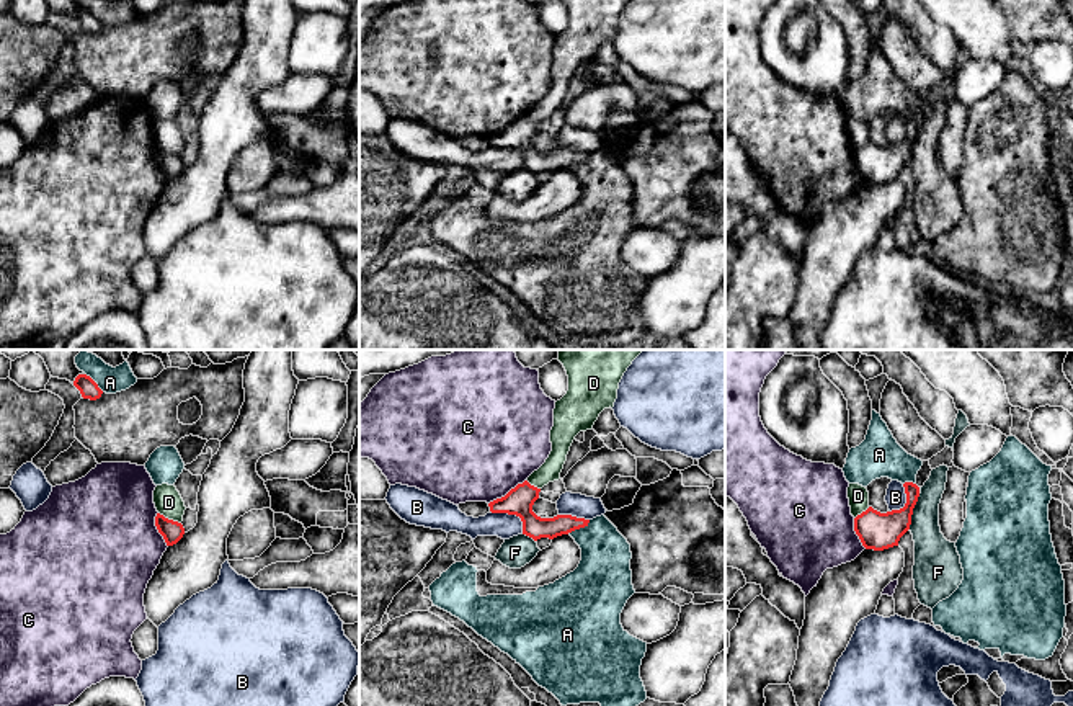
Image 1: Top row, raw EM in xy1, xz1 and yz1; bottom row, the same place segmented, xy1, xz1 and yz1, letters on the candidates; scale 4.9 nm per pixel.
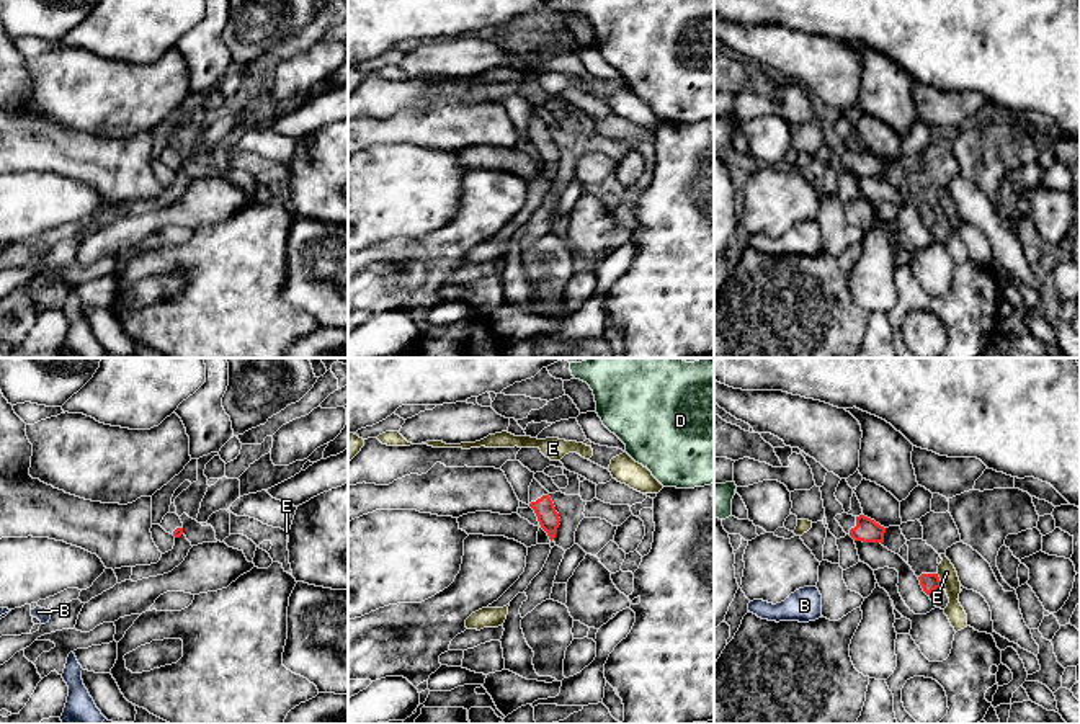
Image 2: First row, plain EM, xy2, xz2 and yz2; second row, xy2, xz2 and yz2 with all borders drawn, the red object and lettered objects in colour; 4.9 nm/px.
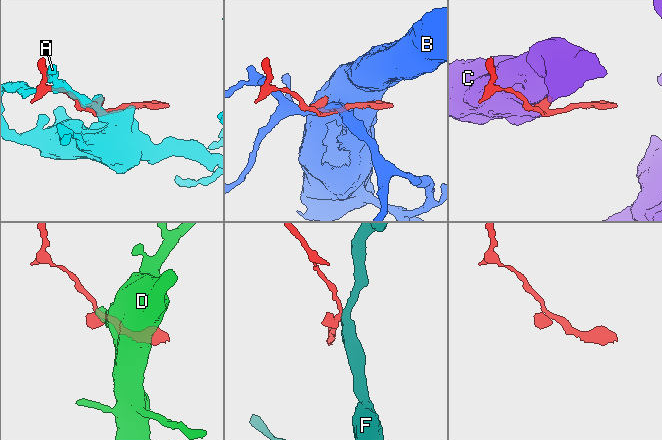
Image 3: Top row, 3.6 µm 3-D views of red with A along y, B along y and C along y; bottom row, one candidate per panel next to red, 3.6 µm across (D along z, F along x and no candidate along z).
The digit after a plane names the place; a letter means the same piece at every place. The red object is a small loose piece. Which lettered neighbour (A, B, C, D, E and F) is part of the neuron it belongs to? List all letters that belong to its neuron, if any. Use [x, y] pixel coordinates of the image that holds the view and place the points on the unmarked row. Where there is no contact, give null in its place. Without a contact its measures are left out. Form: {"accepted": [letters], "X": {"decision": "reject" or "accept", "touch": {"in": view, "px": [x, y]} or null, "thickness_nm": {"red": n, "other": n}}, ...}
{"accepted": [], "A": {"decision": "reject", "touch": {"in": "xz1", "px": [578, 162]}, "thickness_nm": {"red": 120, "other": 260}}, "B": {"decision": "reject", "touch": {"in": "xz1", "px": [513, 147]}, "thickness_nm": {"red": 140, "other": 120}}, "C": {"decision": "reject", "touch": {"in": "xz1", "px": [508, 126]}, "thickness_nm": {"red": 140, "other": 480}}, "D": {"decision": "reject", "touch": {"in": "xy1", "px": [170, 154]}, "thickness_nm": {"red": 110, "other": 140}}, "E": {"decision": "reject", "touch": {"in": "yz2", "px": [938, 213]}, "thickness_nm": {"red": 90, "other": 90}}, "F": {"decision": "reject", "touch": {"in": "yz1", "px": [912, 146]}, "thickness_nm": {"red": 180, "other": 200}}}

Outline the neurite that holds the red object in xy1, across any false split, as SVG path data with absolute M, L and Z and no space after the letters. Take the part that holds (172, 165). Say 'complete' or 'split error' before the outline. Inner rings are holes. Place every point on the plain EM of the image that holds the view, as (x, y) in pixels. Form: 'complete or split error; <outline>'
complete; M157 147L155 150L155 160L158 167L163 170L167 180L176 178L185 168L185 162L181 157L168 154L160 147Z

